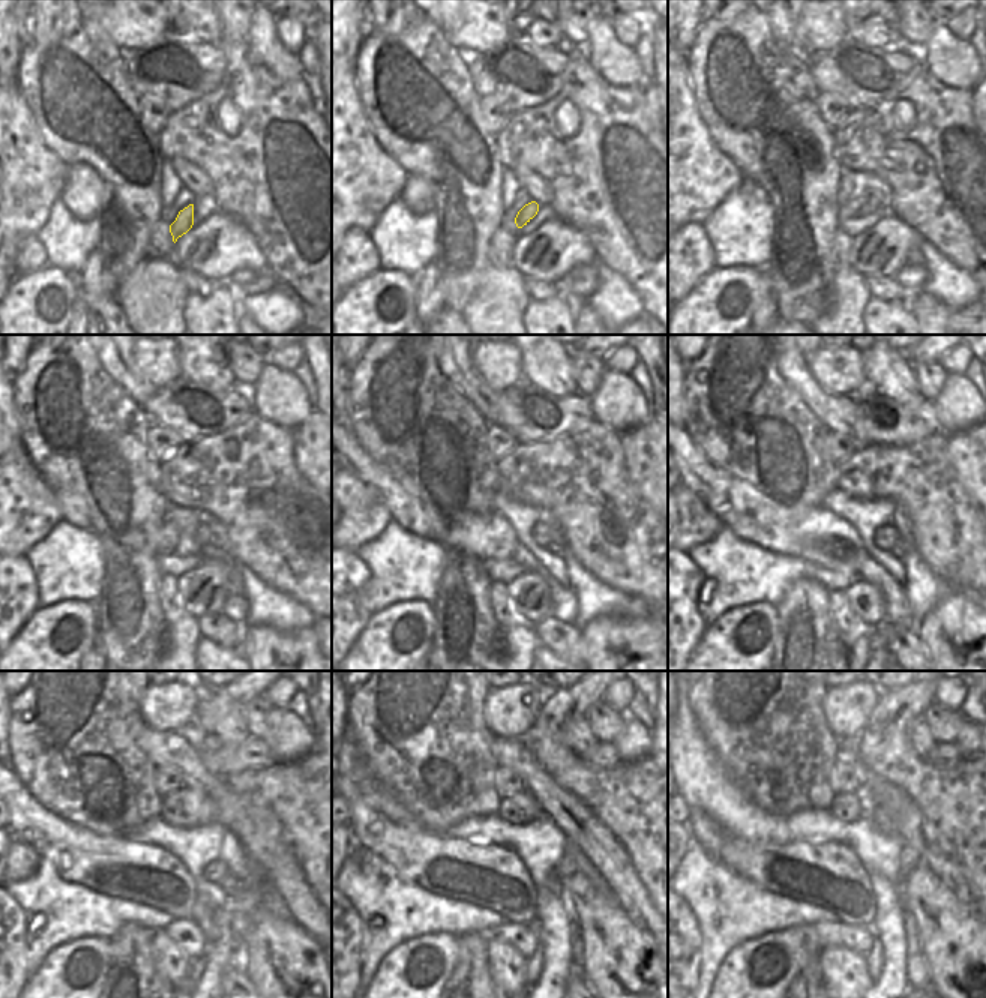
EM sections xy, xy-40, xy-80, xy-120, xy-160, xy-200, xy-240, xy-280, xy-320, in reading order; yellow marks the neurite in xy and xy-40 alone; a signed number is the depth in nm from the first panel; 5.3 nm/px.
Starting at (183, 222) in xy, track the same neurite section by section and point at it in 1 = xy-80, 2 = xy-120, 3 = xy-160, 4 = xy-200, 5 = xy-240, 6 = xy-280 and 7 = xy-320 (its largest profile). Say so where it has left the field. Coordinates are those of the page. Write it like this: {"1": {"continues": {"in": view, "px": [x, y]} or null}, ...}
{"1": {"continues": {"in": "xy-80", "px": [871, 206]}}, "2": {"continues": {"in": "xy-120", "px": [201, 538]}}, "3": {"continues": {"in": "xy-160", "px": [542, 533]}}, "4": {"continues": {"in": "xy-200", "px": [886, 536]}}, "5": {"continues": {"in": "xy-240", "px": [215, 872]}}, "6": {"continues": {"in": "xy-280", "px": [566, 868]}}, "7": {"continues": {"in": "xy-320", "px": [910, 860]}}}

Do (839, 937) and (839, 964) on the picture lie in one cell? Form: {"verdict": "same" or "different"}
{"verdict": "different"}

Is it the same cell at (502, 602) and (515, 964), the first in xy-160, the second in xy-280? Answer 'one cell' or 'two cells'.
one cell

